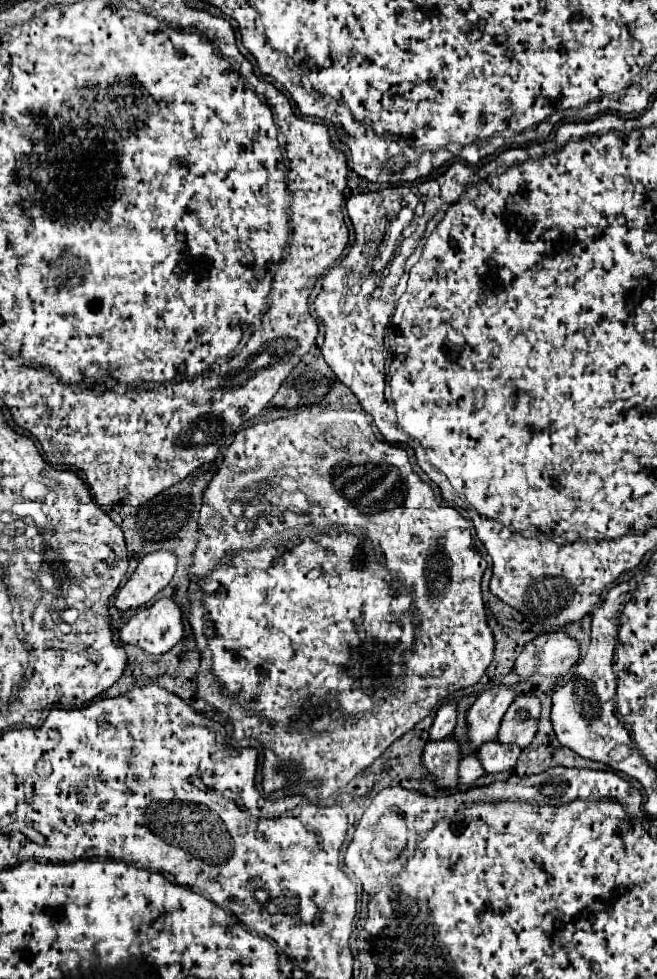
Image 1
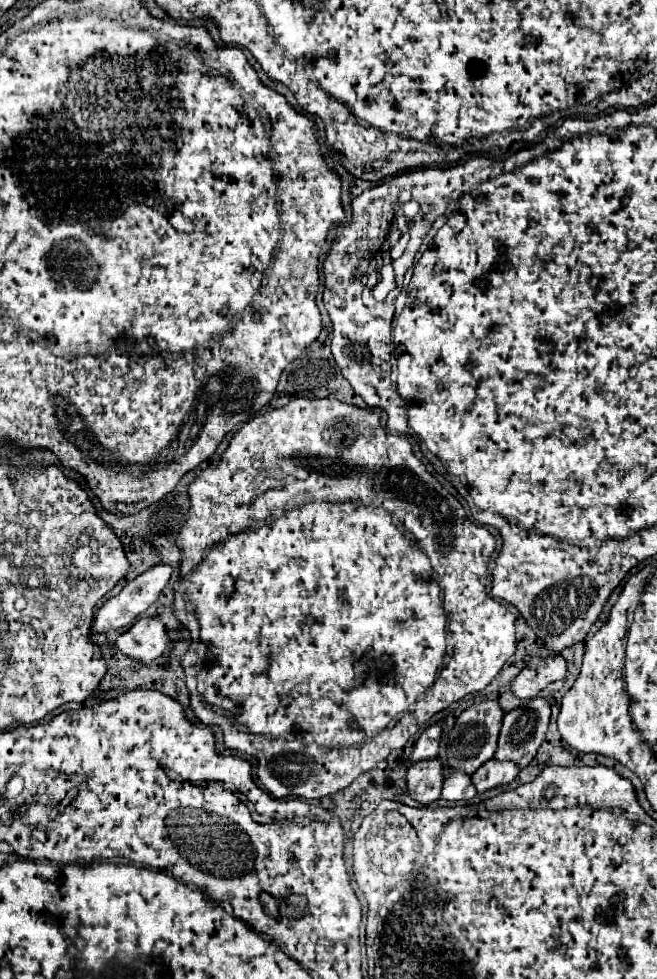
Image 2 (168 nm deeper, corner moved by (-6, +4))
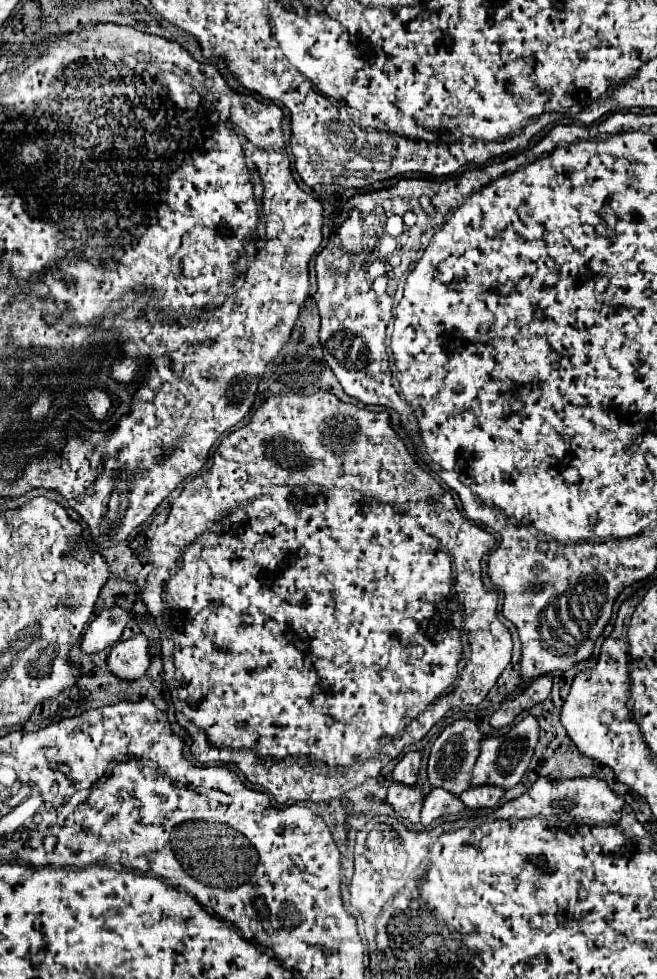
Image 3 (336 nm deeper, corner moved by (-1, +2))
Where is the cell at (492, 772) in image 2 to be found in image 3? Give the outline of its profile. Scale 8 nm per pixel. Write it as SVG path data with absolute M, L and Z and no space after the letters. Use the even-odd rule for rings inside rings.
M475 787L475 789L467 789L461 795L461 801L467 809L487 809L487 807L495 807L499 803L499 799L503 797L505 791L499 791L499 787Z

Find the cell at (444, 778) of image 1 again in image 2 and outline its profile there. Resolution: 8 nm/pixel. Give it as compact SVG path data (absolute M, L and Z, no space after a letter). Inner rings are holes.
M440 757L412 763L408 767L406 779L408 779L408 791L412 799L420 801L422 805L436 801L444 785L444 767Z

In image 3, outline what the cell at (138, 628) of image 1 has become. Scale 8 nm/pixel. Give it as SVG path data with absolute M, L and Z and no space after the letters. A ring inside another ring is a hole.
M137 633L127 641L119 641L107 655L109 671L123 681L137 681L149 669L147 637Z

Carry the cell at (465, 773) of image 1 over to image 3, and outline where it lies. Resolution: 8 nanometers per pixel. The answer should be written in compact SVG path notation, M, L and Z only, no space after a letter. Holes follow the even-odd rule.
M431 789L431 793L423 801L421 809L421 825L429 825L439 817L445 815L457 815L463 811L461 799L455 799L455 795L447 795L443 789Z

